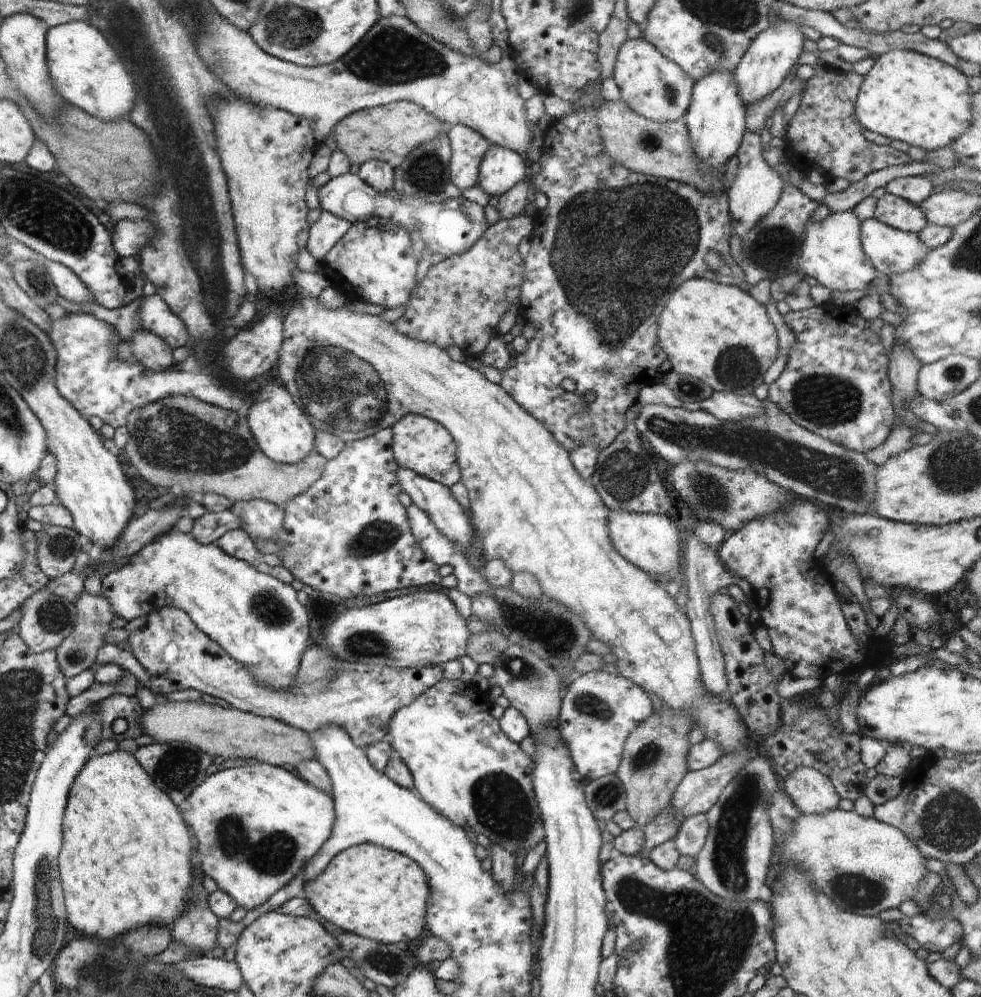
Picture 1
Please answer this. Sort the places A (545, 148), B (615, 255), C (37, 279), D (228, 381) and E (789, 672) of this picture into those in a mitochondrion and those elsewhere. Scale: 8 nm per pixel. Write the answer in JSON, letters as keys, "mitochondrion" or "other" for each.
{"A":"other","B":"mitochondrion","C":"mitochondrion","D":"other","E":"other"}

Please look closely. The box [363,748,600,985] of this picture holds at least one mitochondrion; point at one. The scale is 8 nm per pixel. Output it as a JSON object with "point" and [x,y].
{"point":[500,803]}

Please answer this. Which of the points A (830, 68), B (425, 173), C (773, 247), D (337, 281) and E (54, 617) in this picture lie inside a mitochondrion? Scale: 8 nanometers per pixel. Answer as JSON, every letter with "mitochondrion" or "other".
{"A":"other","B":"mitochondrion","C":"mitochondrion","D":"other","E":"mitochondrion"}

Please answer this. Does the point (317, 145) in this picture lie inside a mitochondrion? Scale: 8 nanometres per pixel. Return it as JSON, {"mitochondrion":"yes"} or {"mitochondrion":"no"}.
{"mitochondrion":"no"}

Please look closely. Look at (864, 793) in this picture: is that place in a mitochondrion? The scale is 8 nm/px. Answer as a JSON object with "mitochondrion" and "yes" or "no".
{"mitochondrion":"no"}

